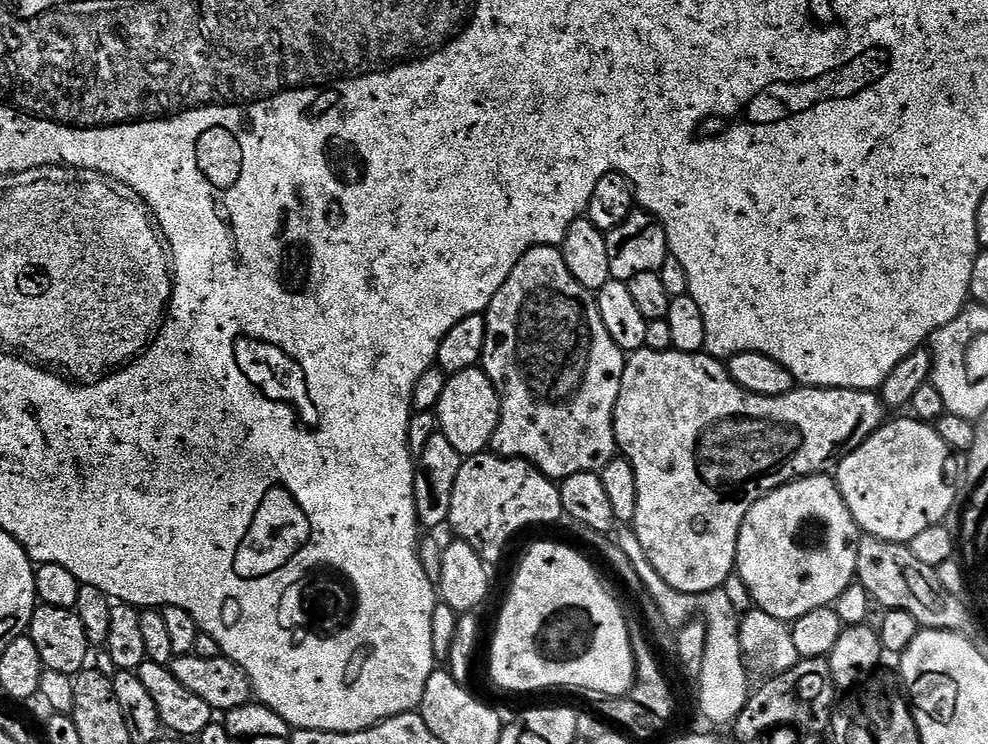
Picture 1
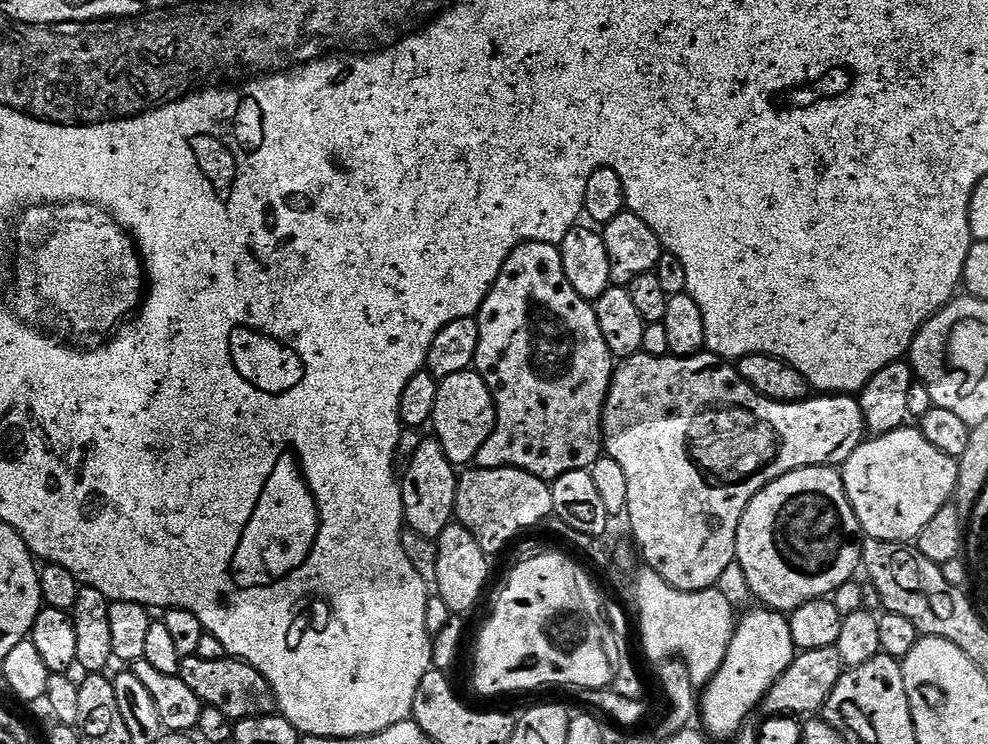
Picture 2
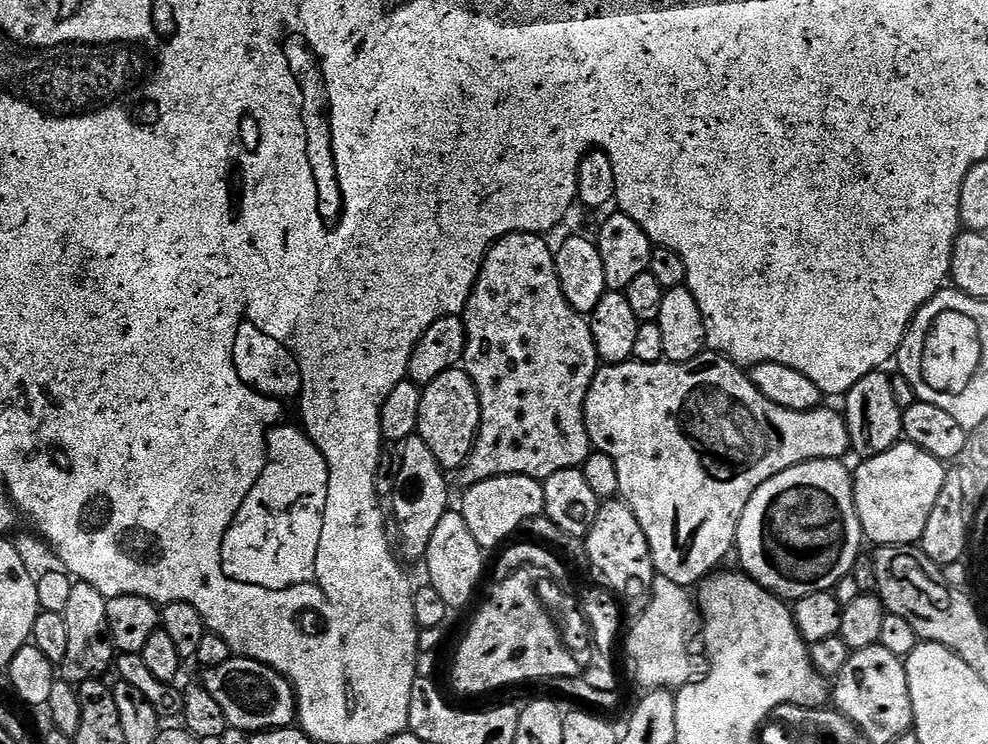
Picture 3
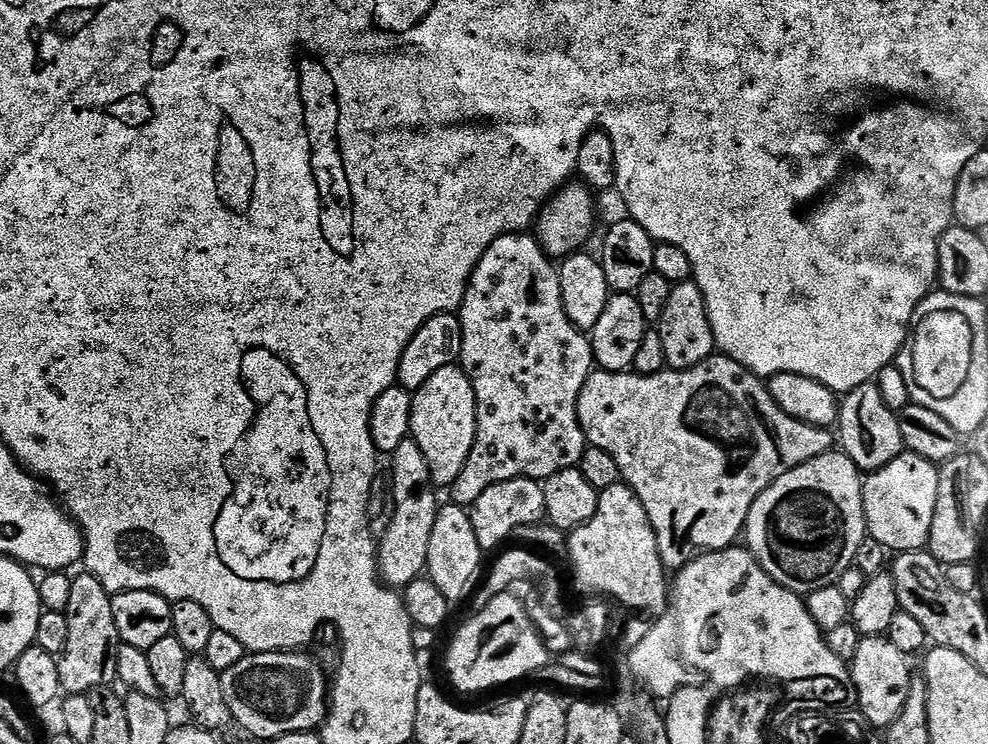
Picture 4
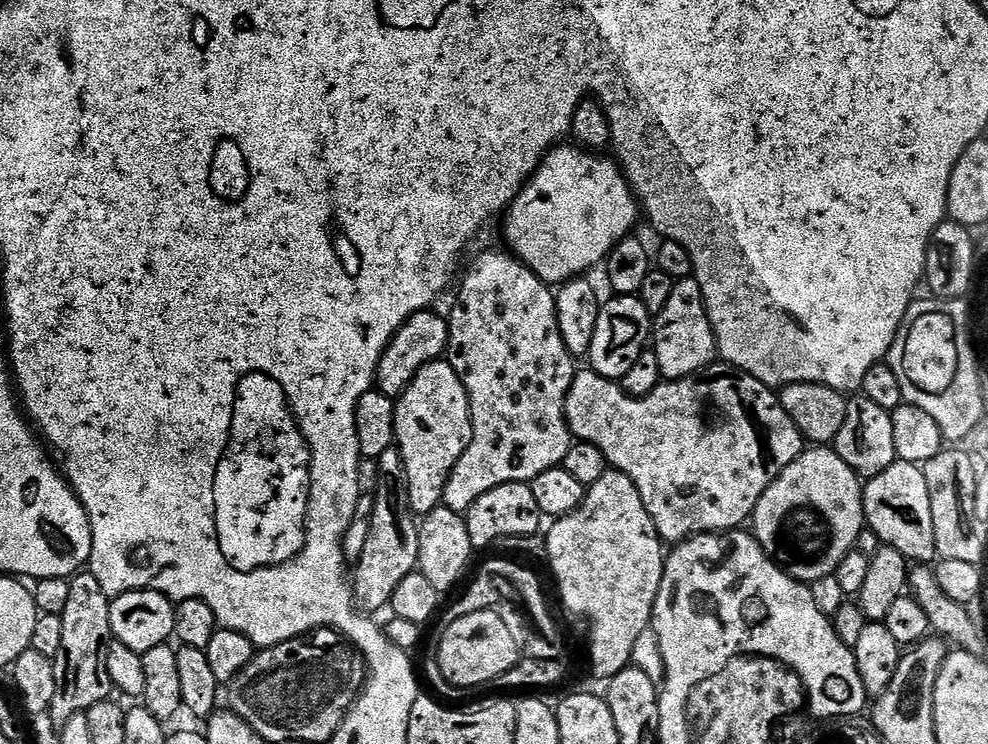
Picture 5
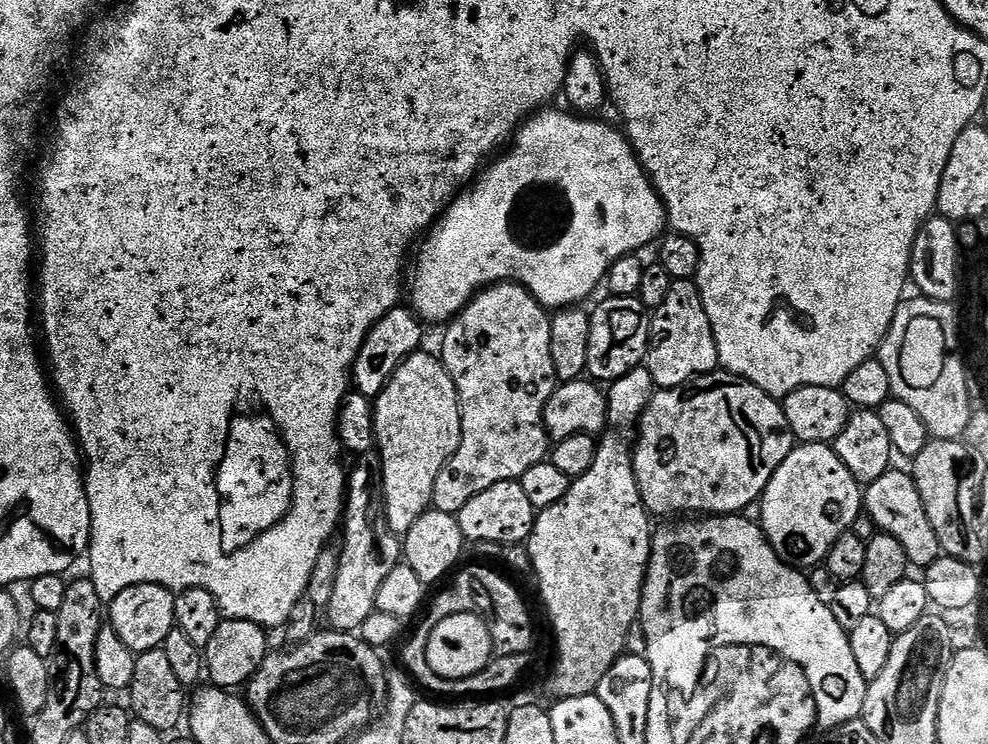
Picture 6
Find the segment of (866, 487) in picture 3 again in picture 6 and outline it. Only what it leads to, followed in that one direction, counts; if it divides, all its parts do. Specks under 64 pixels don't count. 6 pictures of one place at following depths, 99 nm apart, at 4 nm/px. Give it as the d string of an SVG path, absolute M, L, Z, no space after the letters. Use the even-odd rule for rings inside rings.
M890 470L882 474L872 484L867 485L862 496L862 504L866 515L873 520L877 529L902 542L902 550L906 550L909 565L928 569L932 563L941 557L938 534L934 534L934 526L930 526L930 518L926 518L926 506L922 506L922 494L907 471Z

